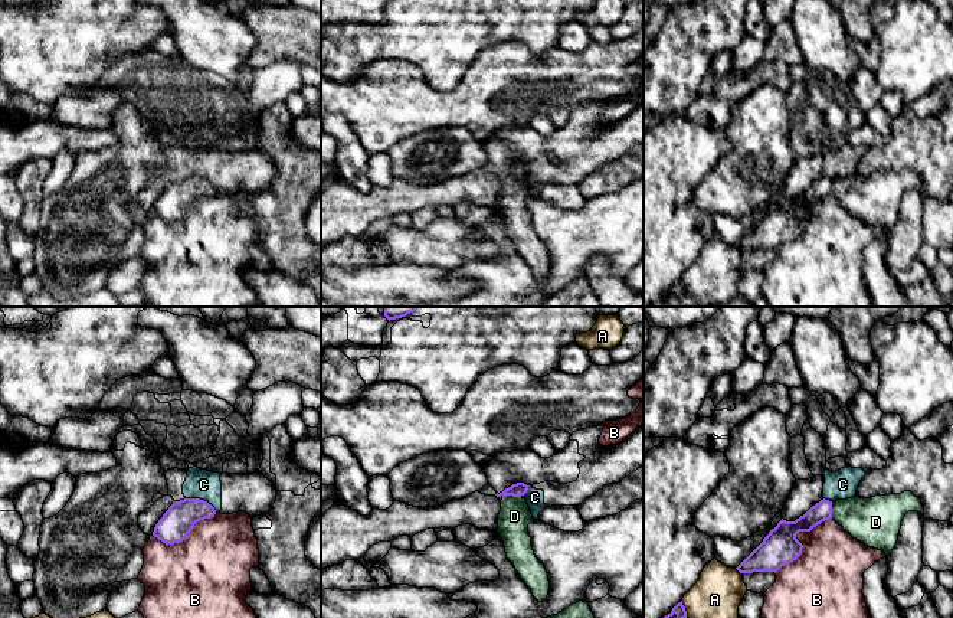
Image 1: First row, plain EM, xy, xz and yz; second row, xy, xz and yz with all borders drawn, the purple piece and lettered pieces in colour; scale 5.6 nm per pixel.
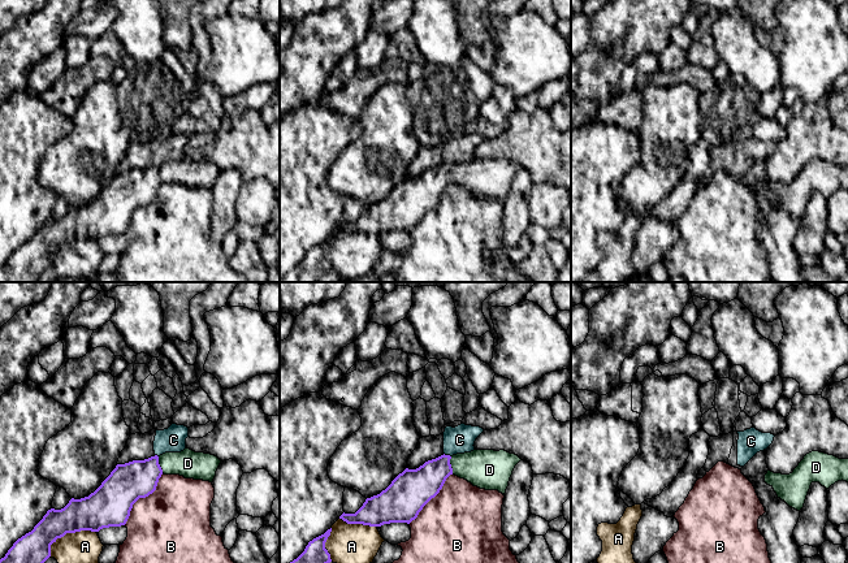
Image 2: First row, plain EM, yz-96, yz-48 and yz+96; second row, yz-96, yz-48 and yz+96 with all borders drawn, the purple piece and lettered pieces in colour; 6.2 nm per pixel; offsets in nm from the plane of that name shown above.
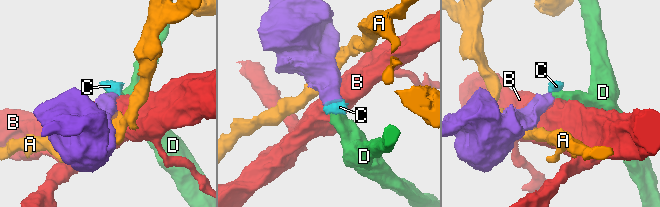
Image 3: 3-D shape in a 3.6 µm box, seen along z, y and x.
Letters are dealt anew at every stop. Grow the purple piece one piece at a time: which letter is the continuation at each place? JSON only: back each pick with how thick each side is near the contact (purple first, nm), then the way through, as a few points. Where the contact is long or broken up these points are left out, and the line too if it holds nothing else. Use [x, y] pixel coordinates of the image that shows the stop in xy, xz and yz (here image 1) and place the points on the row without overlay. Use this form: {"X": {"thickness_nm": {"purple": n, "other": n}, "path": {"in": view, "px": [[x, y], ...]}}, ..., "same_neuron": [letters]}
{"D": {"thickness_nm": {"purple": 80, "other": 180}, "path": {"in": "xz", "px": [[520, 166], [511, 172], [514, 193]]}}, "same_neuron": ["D"]}

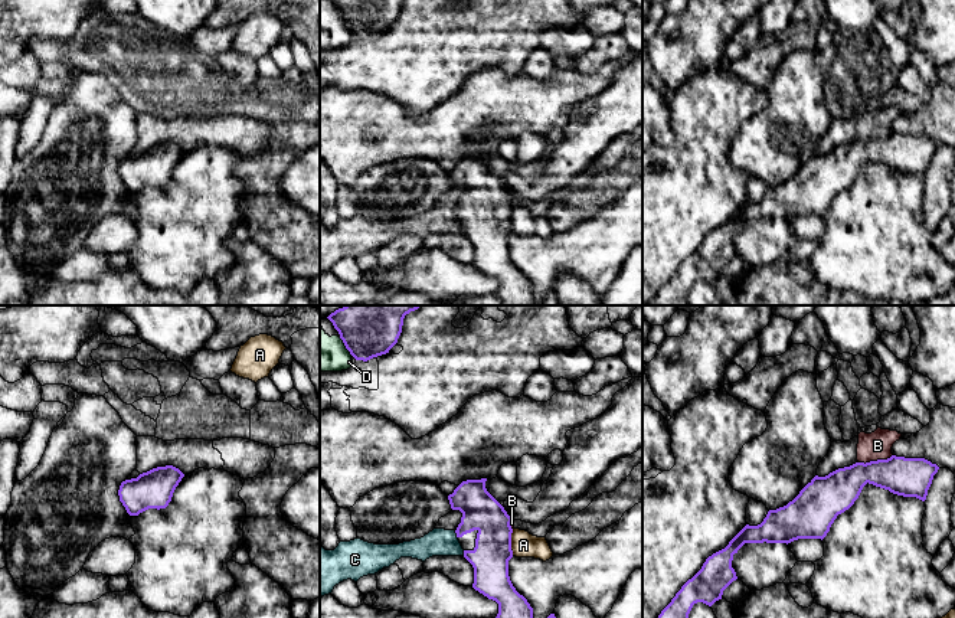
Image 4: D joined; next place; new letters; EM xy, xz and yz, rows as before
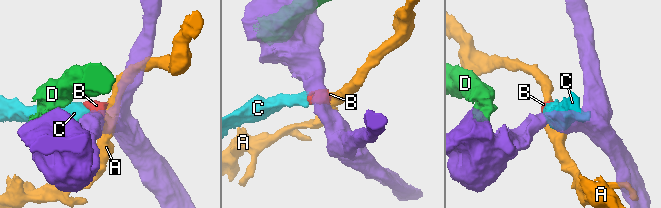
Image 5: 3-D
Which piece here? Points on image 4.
{"same_neuron": []}

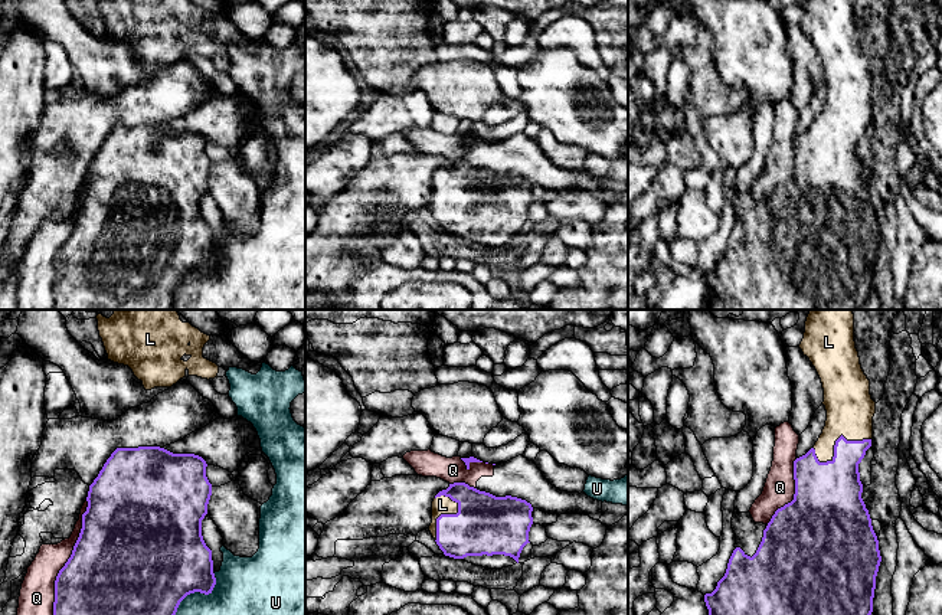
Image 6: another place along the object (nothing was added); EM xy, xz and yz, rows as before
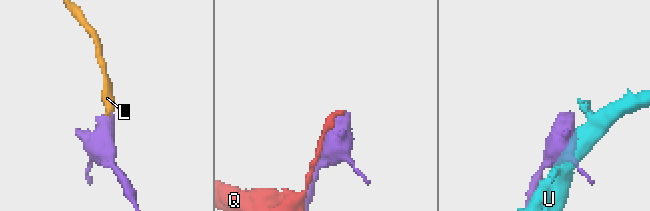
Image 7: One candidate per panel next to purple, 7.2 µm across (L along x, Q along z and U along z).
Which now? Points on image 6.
{"L": {"thickness_nm": {"purple": 320, "other": 260}, "path": {"in": "yz", "px": [[831, 167], [834, 123], [849, 105], [850, 87]]}}, "same_neuron": ["L"]}

